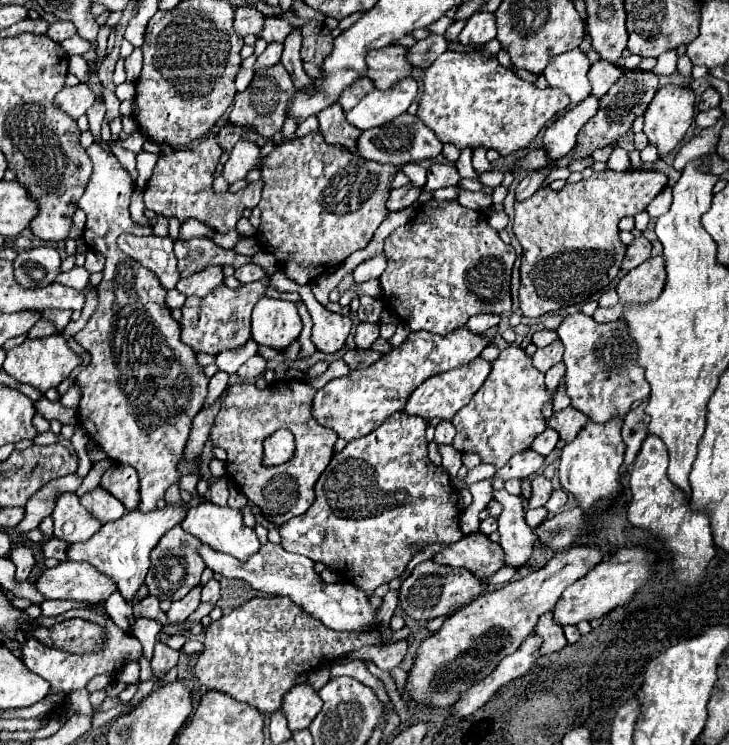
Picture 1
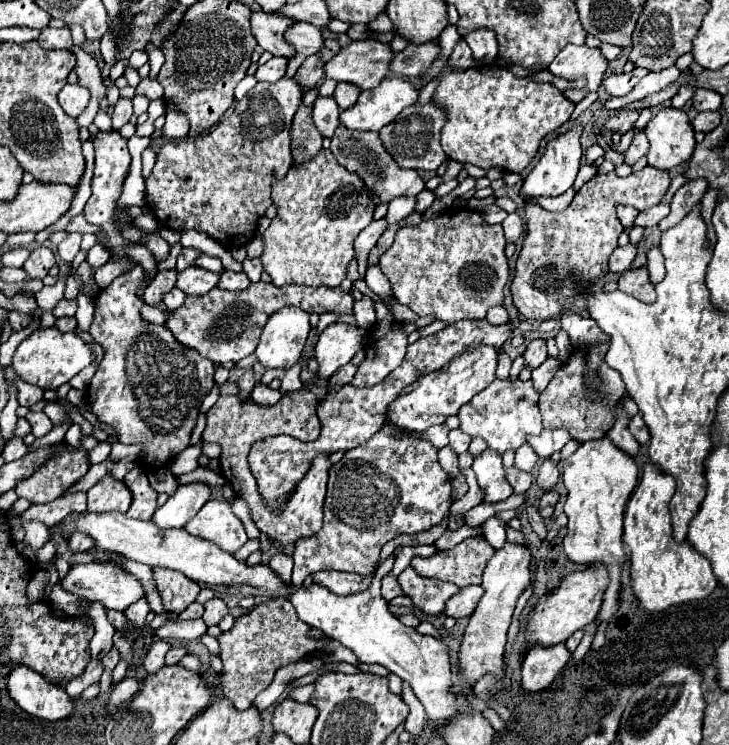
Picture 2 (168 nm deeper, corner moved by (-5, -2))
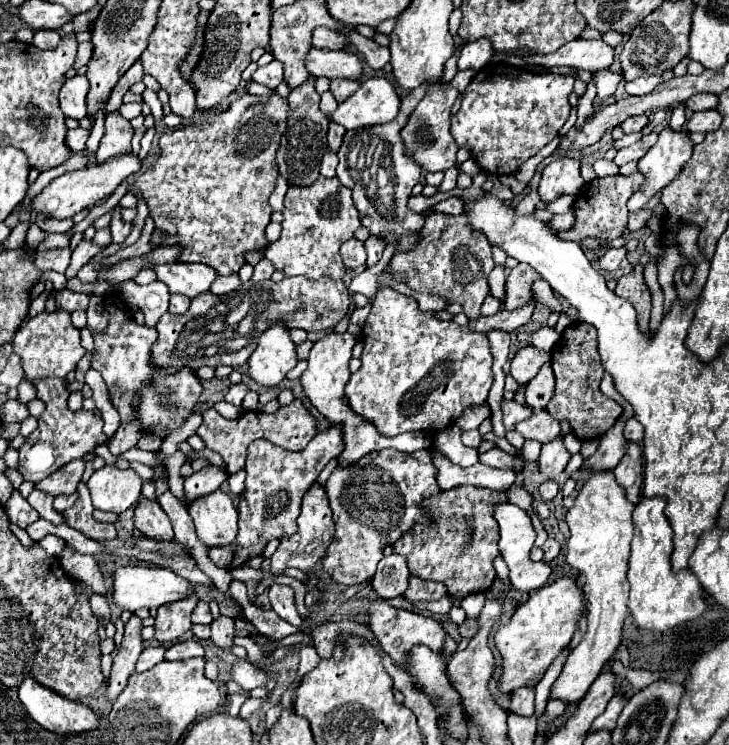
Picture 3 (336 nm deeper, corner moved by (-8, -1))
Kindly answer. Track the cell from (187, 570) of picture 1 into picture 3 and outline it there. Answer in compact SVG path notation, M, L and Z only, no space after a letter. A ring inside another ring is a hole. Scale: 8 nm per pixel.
M184 597L182 601L174 601L170 605L162 605L156 615L156 635L154 639L160 643L180 639L190 629L190 613L196 607L198 597Z

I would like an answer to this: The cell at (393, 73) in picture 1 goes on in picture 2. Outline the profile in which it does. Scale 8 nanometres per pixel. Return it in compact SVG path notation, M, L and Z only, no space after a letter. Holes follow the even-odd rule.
M357 40L325 62L325 78L351 82L361 90L369 90L389 74L391 58L393 52L389 44L381 44L377 40Z

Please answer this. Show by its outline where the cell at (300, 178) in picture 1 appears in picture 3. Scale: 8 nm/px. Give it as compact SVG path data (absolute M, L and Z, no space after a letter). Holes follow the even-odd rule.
M318 177L318 181L308 187L290 185L282 215L282 235L266 249L266 257L272 261L274 269L284 271L286 277L302 275L308 279L330 277L334 281L342 281L346 267L342 265L340 247L344 241L352 239L354 231L362 225L360 213L354 209L350 189L346 189L336 177Z

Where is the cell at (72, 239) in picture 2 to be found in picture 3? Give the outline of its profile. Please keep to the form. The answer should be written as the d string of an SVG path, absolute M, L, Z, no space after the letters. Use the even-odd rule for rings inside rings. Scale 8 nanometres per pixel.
M141 114L138 117L134 118L130 121L132 128L134 129L134 135L131 141L132 153L138 155L140 150L140 141L143 135L146 132L146 128L144 127L144 119L145 117Z

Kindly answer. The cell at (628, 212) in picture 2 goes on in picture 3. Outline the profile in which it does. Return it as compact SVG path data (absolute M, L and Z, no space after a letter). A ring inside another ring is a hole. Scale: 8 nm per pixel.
M664 127L658 143L638 161L638 171L646 175L646 183L628 199L628 211L642 209L654 193L666 187L694 153L694 143L688 131L674 131Z

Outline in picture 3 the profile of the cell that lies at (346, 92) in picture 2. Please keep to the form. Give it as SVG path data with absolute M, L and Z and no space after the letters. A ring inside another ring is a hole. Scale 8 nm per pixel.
M332 79L332 85L330 85L330 91L334 93L336 101L342 103L346 101L346 97L350 97L356 89L358 89L358 81L350 81L350 79Z

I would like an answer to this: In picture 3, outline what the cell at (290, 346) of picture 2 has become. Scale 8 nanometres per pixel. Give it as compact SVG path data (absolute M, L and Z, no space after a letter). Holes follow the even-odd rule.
M276 321L258 339L258 347L252 353L252 357L248 359L248 375L264 387L276 387L286 377L286 373L296 367L296 363L298 363L298 355L296 355L296 345L290 339L290 329L286 329L286 325L282 325L282 321Z

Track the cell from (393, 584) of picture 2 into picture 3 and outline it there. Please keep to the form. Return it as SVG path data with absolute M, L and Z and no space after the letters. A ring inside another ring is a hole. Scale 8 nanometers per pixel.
M392 553L378 563L378 569L372 577L372 587L382 599L394 599L404 595L408 587L408 577L410 571L406 559L402 559L402 555Z

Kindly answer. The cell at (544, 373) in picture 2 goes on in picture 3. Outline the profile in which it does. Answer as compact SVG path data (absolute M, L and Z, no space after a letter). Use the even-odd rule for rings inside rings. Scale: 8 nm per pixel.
M550 363L542 365L538 375L526 385L526 403L534 409L544 409L554 395L554 371Z

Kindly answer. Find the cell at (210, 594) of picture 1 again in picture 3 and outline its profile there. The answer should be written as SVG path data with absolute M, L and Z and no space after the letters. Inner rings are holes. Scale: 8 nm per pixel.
M220 615L218 619L214 619L210 623L210 629L212 629L212 641L216 645L220 645L222 649L230 649L232 647L232 639L234 639L234 619L226 617L226 615Z

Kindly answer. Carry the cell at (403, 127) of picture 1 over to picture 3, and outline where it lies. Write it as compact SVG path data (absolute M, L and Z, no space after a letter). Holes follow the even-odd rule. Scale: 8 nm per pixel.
M448 83L432 85L426 97L416 105L412 115L408 117L408 123L402 127L400 137L404 141L406 153L414 157L414 161L418 161L418 165L426 171L446 171L456 165L458 147L450 135L450 119L452 119L452 105L458 99L458 95L460 91L450 87Z

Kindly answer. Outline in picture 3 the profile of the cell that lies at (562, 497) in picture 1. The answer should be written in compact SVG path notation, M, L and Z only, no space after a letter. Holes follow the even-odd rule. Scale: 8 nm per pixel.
M544 481L542 485L540 485L540 495L542 495L542 499L548 503L548 501L552 501L554 497L556 497L556 493L558 493L558 483L556 481Z

